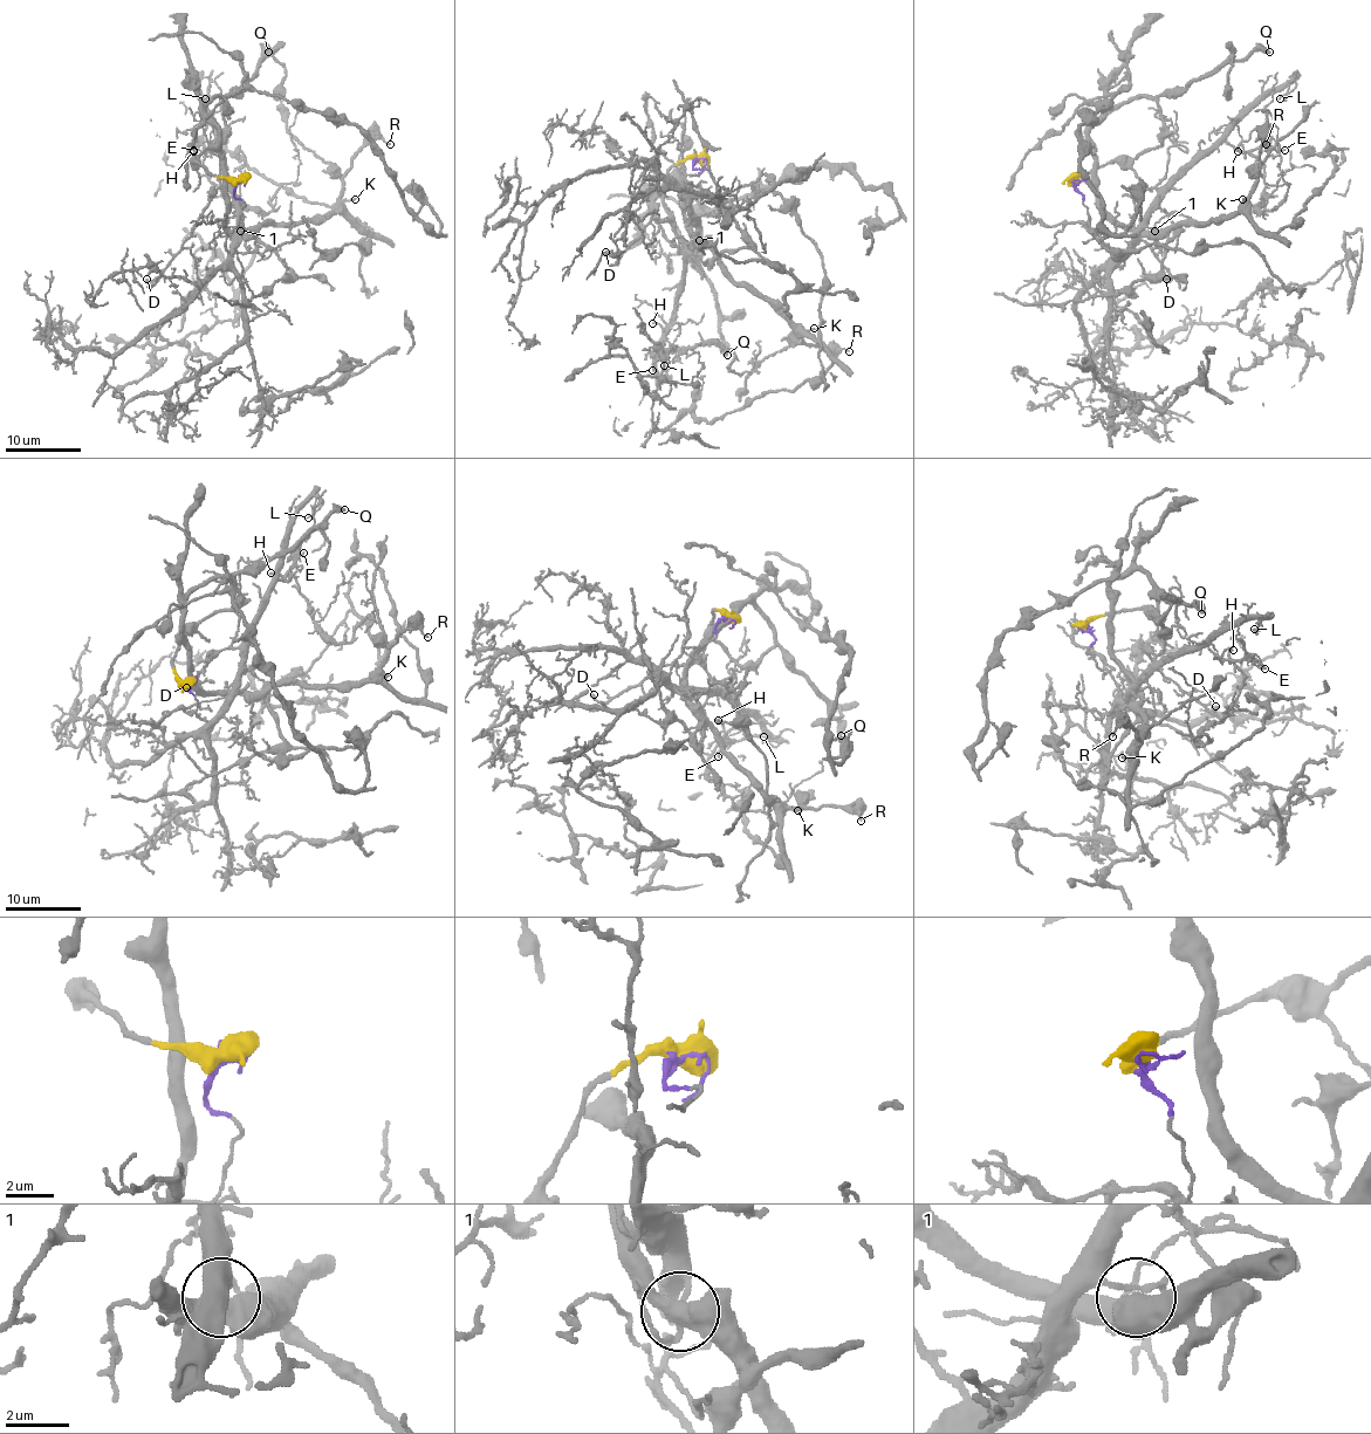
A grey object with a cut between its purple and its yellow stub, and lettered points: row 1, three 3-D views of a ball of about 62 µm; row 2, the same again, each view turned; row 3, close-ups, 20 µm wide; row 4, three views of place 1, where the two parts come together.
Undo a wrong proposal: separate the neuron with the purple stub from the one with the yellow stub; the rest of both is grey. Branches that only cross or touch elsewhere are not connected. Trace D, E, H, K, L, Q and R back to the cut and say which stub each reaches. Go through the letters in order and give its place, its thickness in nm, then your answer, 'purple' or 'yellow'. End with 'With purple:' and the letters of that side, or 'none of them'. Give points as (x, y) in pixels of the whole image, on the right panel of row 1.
D: place (1166, 279); calibre 260 nm; purple
E: place (1284, 150); calibre 130 nm; purple
H: place (1238, 151); calibre 140 nm; purple
K: place (1242, 199); calibre 180 nm; yellow
L: place (1280, 98); calibre 90 nm; purple
Q: place (1269, 52); calibre 480 nm; yellow
R: place (1266, 144); calibre 150 nm; yellow
With purple: D, E, H, L

